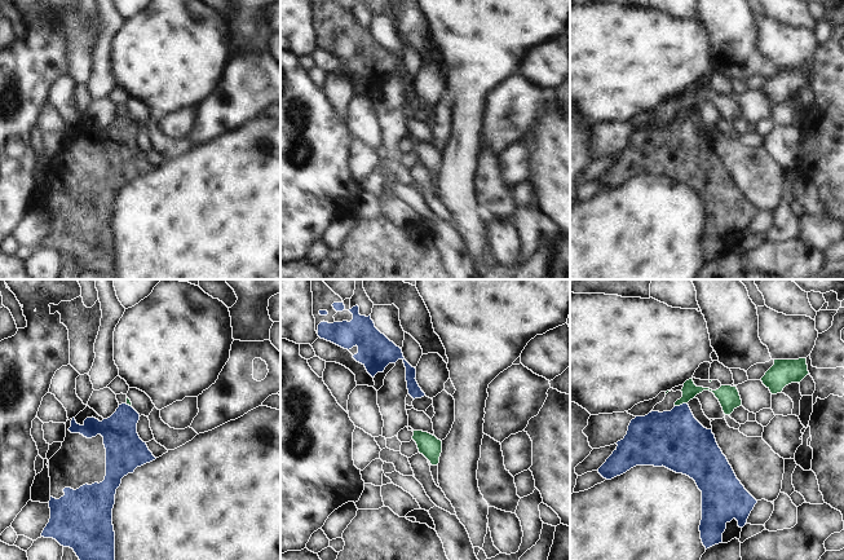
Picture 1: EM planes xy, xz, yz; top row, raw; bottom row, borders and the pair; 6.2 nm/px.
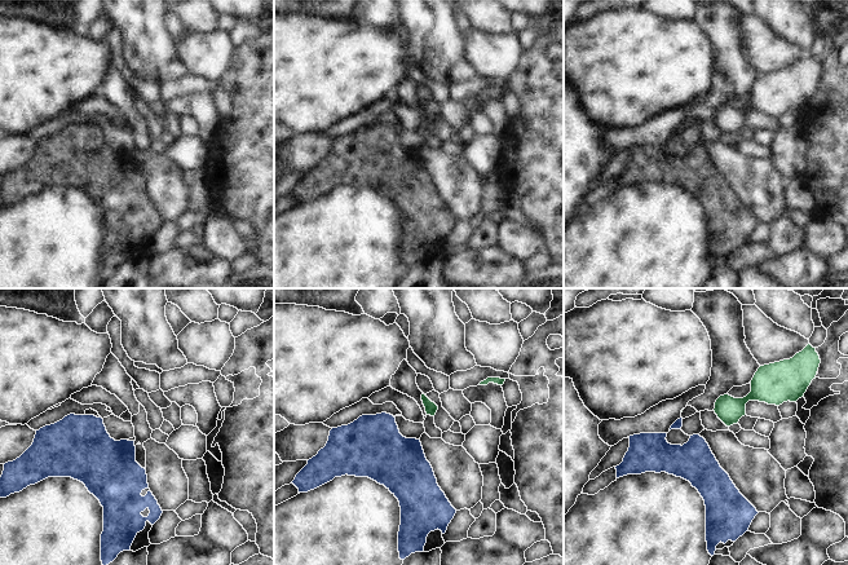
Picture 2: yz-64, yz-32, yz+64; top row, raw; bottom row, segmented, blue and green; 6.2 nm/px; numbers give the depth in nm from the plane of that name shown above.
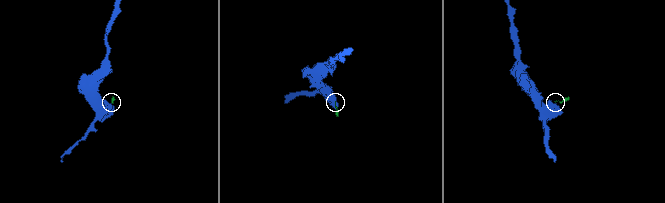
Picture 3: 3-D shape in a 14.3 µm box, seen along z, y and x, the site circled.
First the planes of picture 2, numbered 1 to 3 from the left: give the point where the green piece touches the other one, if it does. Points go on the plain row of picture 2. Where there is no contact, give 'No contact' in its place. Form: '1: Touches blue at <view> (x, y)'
1: No contact
2: No contact
3: No contact.

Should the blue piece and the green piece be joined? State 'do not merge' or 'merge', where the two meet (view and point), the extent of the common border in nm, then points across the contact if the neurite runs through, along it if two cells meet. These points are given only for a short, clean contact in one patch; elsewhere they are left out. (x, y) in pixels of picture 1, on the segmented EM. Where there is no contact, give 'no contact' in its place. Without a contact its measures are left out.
do not merge | yz (680, 405) | 80 nm | along yz (686, 402), (675, 406)

